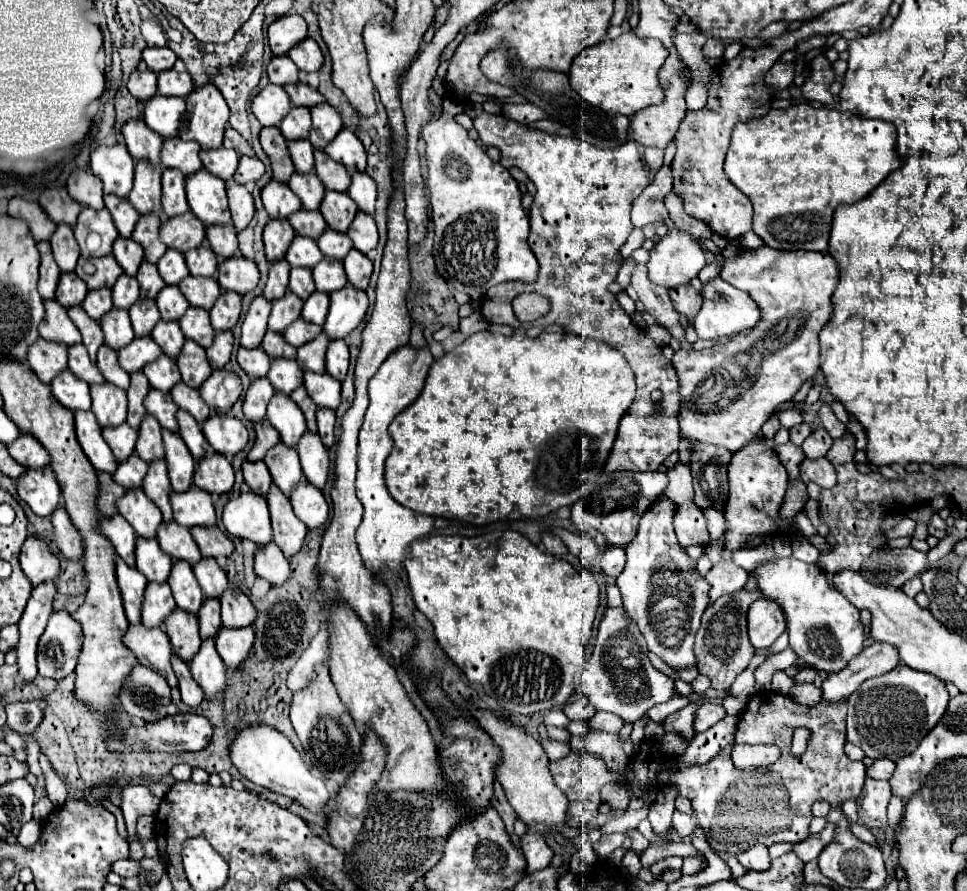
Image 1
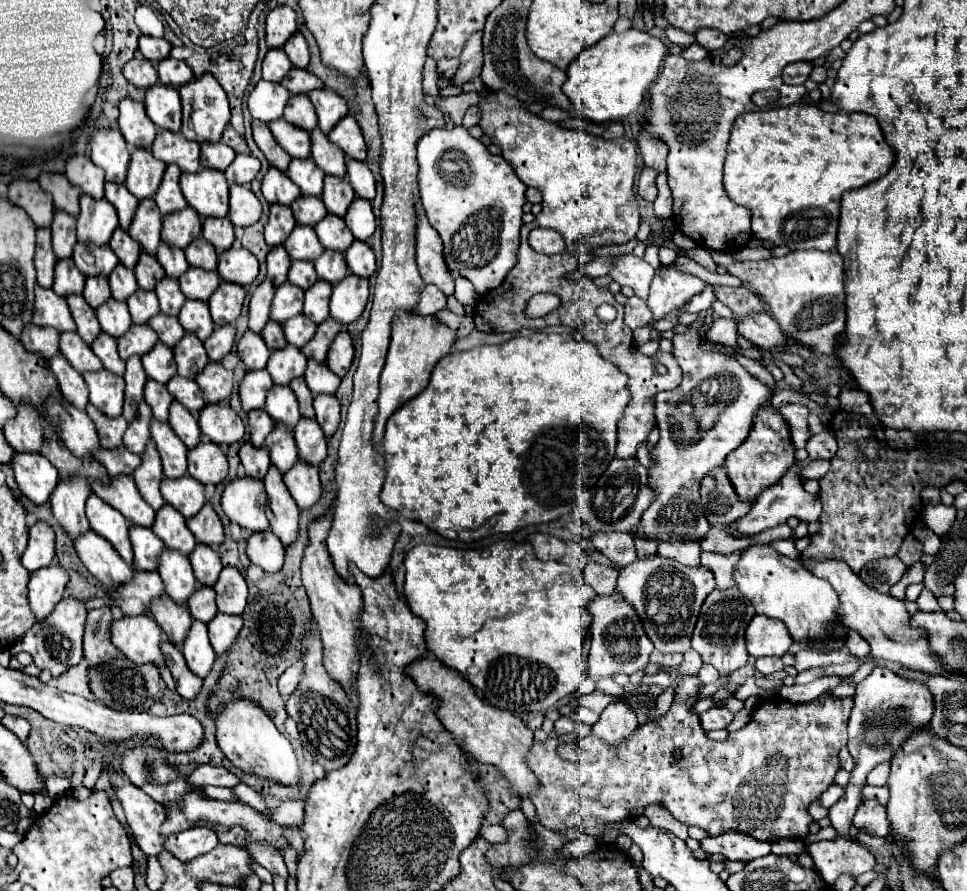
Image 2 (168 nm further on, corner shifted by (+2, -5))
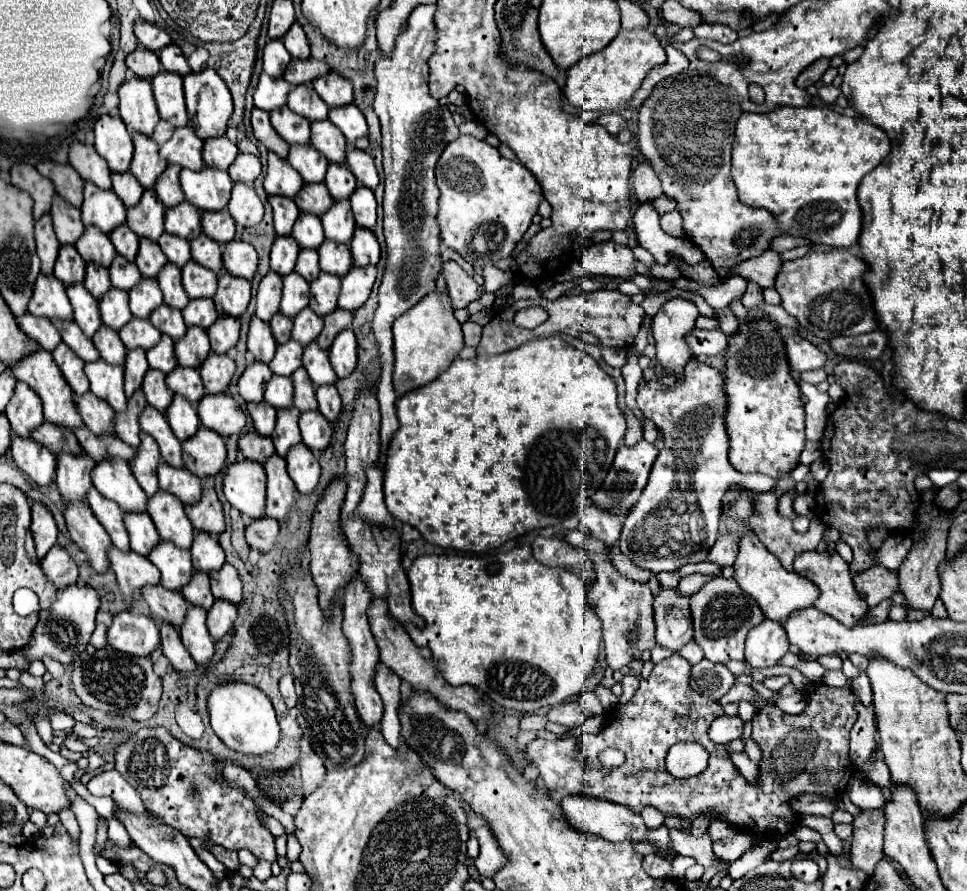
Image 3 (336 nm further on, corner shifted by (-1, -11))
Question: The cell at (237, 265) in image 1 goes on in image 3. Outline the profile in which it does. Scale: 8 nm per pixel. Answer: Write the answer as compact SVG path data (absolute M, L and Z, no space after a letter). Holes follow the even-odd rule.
M228 241L224 245L224 269L236 277L252 279L258 265L256 249L246 241Z

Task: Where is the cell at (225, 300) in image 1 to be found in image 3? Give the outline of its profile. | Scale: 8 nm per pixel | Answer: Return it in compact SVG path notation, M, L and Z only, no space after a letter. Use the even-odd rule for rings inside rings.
M224 271L218 275L218 291L214 295L214 303L218 313L240 317L250 303L250 281L228 275L228 271Z

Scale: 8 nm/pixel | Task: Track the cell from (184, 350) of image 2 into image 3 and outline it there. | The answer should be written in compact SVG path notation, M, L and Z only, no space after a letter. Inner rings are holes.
M188 327L186 335L174 343L176 359L182 367L198 369L202 361L208 357L210 341L204 327Z

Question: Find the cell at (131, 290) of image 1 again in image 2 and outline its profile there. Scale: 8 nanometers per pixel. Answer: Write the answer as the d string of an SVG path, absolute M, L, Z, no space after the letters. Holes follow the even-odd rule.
M121 263L117 269L113 269L113 277L109 277L109 283L115 301L127 301L139 289L135 281L135 273L131 269L125 269Z

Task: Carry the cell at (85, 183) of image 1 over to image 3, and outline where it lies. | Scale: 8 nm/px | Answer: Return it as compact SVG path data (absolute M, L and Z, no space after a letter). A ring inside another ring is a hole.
M72 141L70 145L70 165L80 173L84 181L92 181L102 189L110 189L110 169L104 157L100 157L94 145Z

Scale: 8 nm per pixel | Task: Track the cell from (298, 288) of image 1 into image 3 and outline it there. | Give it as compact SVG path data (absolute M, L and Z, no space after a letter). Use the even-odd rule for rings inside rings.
M300 249L298 261L296 261L296 271L306 279L312 281L320 273L318 267L318 251L316 249Z

